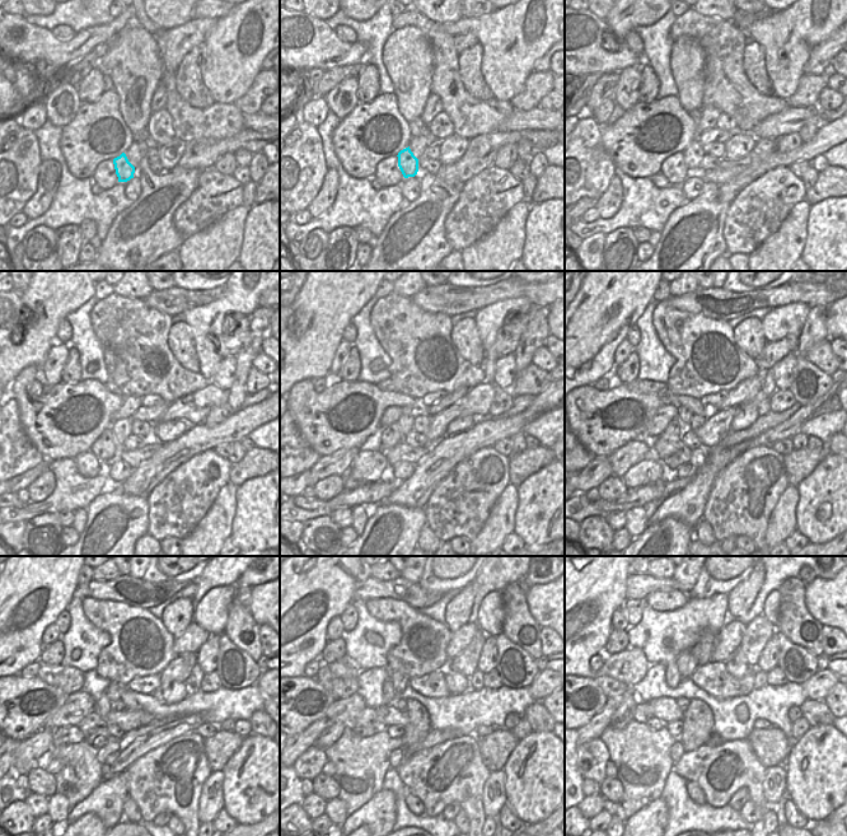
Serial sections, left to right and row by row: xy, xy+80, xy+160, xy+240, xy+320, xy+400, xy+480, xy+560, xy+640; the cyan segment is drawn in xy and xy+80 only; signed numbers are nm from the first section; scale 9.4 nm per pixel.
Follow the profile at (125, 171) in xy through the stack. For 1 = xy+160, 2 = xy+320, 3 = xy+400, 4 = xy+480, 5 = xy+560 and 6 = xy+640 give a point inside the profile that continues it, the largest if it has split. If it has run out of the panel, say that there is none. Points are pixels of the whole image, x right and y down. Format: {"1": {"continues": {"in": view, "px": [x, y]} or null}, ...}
{"1": {"continues": {"in": "xy+160", "px": [693, 154]}}, "2": {"continues": {"in": "xy+320", "px": [406, 423]}}, "3": {"continues": {"in": "xy+400", "px": [684, 415]}}, "4": {"continues": {"in": "xy+480", "px": [113, 692]}}, "5": {"continues": {"in": "xy+560", "px": [401, 681]}}, "6": {"continues": {"in": "xy+640", "px": [686, 662]}}}

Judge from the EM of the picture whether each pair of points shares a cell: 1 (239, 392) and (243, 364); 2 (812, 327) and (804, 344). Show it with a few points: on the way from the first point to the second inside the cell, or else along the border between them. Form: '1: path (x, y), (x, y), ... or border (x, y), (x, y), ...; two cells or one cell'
1: path (239, 386), (241, 370); one cell
2: path (812, 331), (808, 340); one cell

